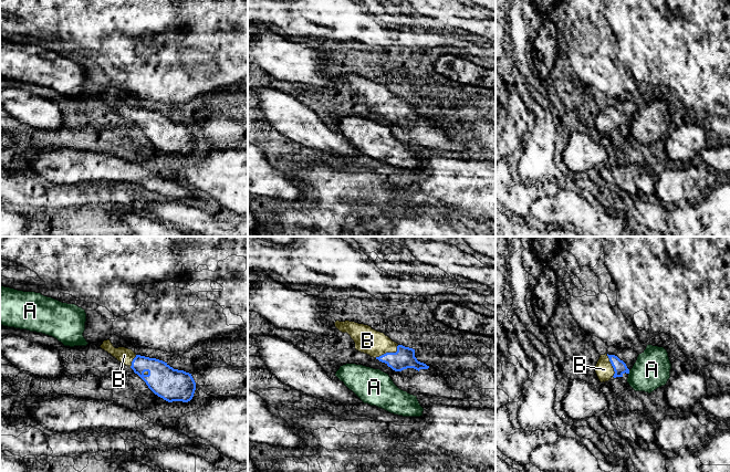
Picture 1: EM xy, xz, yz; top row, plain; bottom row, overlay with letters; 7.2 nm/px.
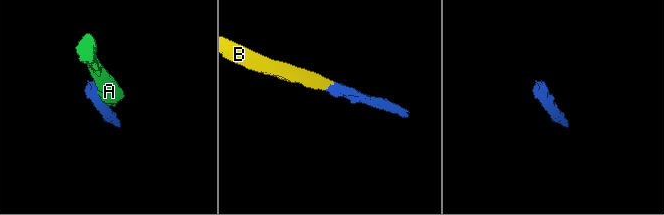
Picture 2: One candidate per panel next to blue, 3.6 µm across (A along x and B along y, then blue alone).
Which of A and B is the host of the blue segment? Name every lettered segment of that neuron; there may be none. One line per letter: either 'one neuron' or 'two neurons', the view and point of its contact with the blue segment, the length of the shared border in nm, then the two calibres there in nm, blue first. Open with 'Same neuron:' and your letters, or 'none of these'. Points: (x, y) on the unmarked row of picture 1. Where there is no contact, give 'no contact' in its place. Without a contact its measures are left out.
Same neuron: B
A: two neurons | yz (628, 125) | 30 nm | 100/260 nm
B: one neuron | xz (388, 105) | 200 nm | 150/190 nm

